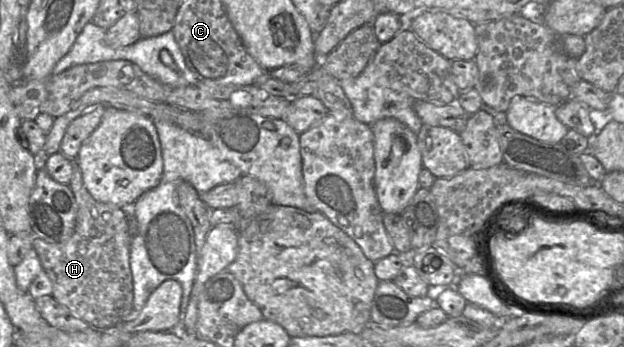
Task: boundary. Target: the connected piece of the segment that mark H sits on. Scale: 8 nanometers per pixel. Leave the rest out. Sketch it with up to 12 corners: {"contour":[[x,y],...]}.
{"contour":[[75,164],[73,235],[33,250],[52,297],[97,330],[133,313],[129,211]]}

